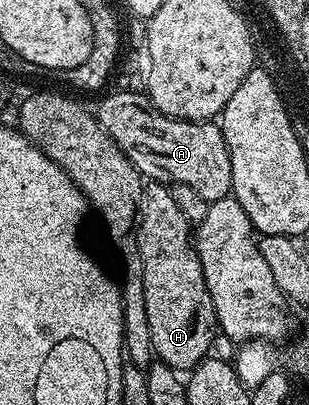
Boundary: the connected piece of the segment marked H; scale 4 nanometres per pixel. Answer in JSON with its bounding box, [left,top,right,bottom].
[136,180,218,370]

